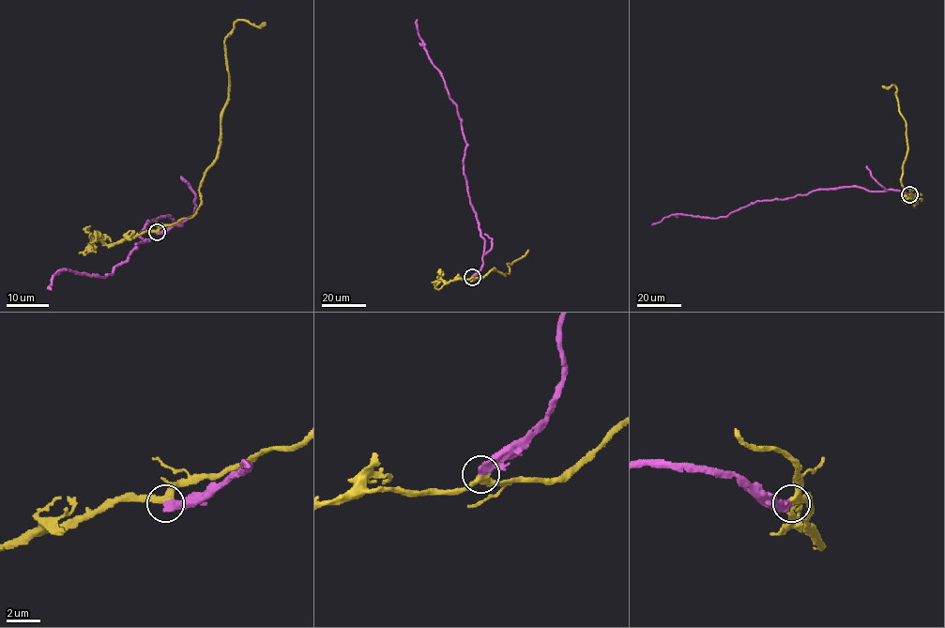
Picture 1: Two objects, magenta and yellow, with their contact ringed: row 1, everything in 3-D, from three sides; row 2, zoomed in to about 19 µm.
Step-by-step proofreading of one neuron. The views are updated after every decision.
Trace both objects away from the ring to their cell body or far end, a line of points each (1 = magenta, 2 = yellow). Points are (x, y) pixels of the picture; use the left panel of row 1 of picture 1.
1: (157, 232), (181, 225), (168, 216), (148, 221), (140, 236), (145, 240), (111, 274), (60, 269), (51, 290)
2: (157, 232), (192, 215), (201, 203), (200, 182), (216, 158), (227, 99), (224, 38), (238, 20), (265, 22)

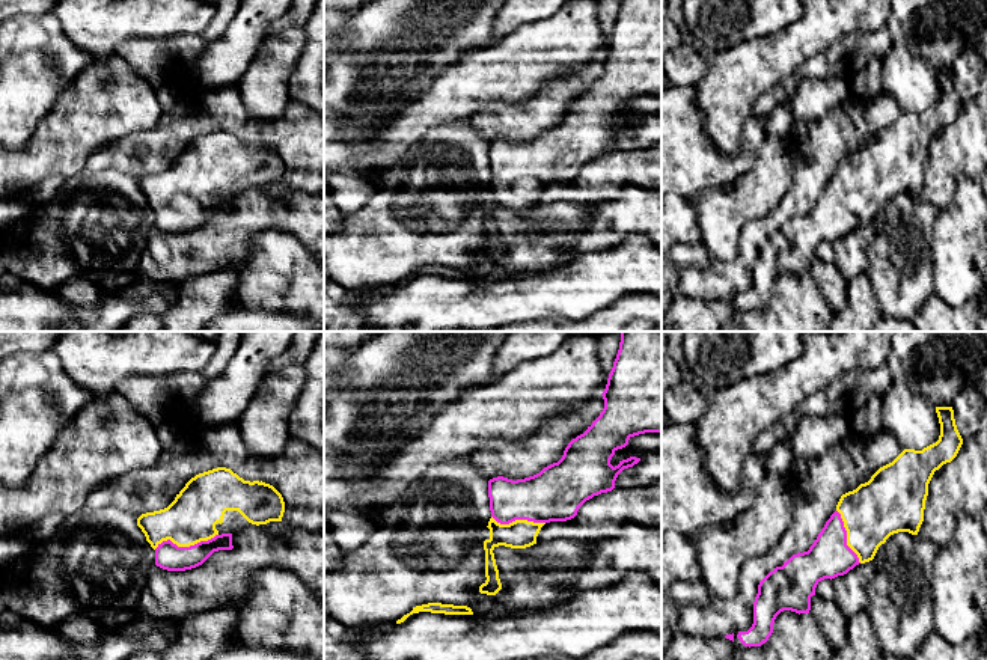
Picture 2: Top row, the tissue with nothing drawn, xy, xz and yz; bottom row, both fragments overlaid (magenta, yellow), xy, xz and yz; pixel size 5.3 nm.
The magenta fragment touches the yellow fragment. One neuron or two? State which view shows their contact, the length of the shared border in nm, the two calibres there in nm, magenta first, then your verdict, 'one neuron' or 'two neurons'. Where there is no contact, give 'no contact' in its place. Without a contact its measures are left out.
meets magenta in xy; contact 360 nm long; 150 nm thick on the magenta side, 260 nm on the other; one neuron

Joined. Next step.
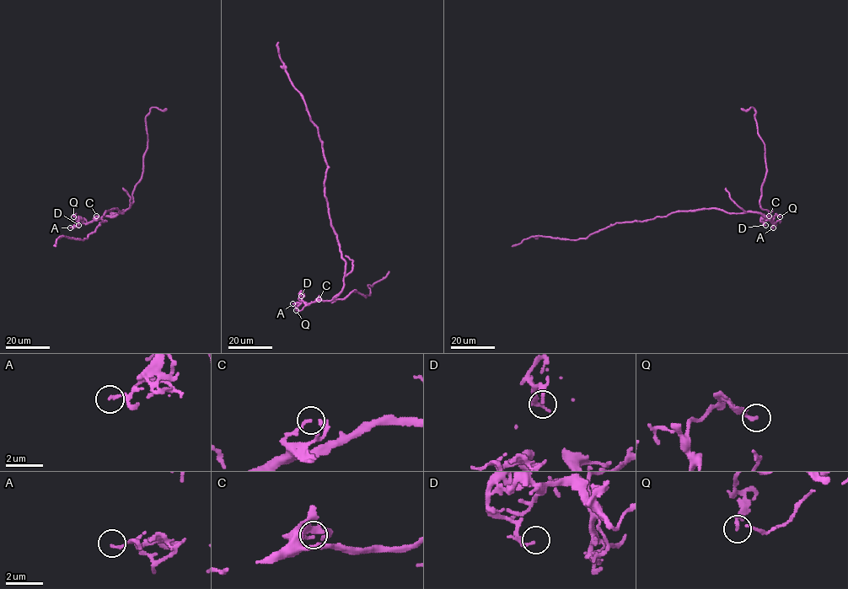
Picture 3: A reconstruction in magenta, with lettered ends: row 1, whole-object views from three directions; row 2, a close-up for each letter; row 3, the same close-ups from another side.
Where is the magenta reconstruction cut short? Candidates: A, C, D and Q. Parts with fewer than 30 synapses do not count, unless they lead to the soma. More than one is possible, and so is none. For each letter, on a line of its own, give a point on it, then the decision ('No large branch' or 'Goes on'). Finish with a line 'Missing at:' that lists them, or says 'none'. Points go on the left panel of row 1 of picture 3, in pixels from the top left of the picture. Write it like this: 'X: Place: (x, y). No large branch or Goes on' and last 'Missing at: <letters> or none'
A: Place: (70, 227). No large branch
C: Place: (96, 216). No large branch
D: Place: (78, 225). No large branch
Q: Place: (73, 216). No large branch
Missing at: none

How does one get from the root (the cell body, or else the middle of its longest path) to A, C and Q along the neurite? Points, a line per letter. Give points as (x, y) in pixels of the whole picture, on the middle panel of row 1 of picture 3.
A: (337, 238), (346, 263), (342, 290), (331, 300), (316, 301), (308, 304), (302, 302), (292, 303)
C: (337, 238), (346, 263), (343, 288), (331, 300), (319, 299)
Q: (337, 238), (346, 263), (342, 290), (331, 300), (316, 301), (308, 304), (298, 302), (296, 310)

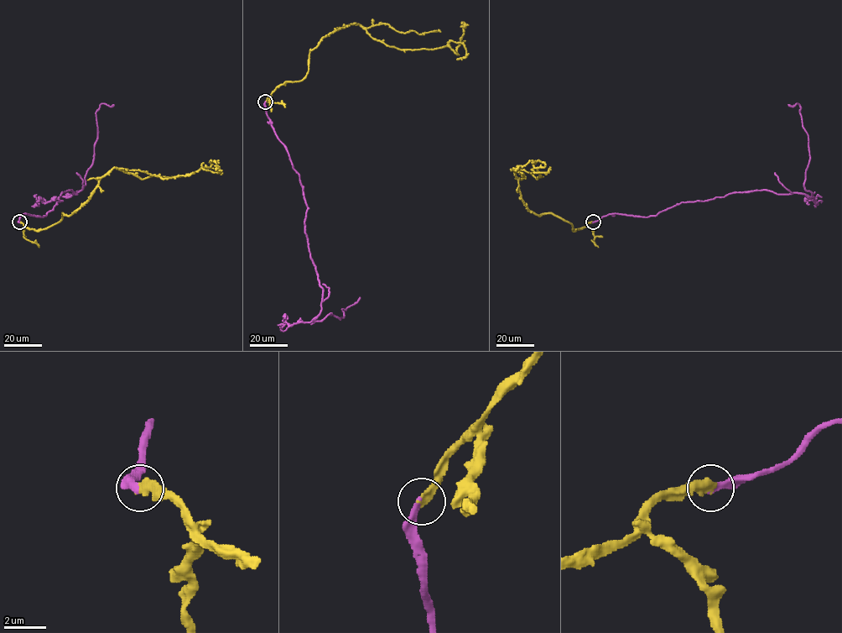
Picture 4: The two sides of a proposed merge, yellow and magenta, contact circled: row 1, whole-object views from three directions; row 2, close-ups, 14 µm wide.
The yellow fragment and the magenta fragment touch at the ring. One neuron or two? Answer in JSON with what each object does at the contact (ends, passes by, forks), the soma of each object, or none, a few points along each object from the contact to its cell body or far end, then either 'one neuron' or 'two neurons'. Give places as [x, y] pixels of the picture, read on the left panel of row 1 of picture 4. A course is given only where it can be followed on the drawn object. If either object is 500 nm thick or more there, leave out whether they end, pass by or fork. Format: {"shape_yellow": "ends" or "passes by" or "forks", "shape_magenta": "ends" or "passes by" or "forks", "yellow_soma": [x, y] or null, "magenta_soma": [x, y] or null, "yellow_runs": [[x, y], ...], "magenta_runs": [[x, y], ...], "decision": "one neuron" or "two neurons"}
{"shape_yellow": "ends", "shape_magenta": "ends", "yellow_soma": null, "magenta_soma": null, "yellow_runs": [[19, 222], [35, 230], [54, 224], [115, 167], [143, 179], [183, 176], [213, 161], [215, 170]], "magenta_runs": [[19, 222], [23, 213], [45, 216], [62, 192], [81, 189], [97, 138], [96, 112], [113, 105]], "decision": "one neuron"}

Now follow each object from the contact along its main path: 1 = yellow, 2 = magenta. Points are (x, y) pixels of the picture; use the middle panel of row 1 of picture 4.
1: (265, 102), (304, 77), (309, 52), (337, 29), (359, 24), (390, 46), (449, 46), (457, 54), (461, 23)
2: (265, 102), (307, 207), (304, 232), (323, 290), (313, 321), (343, 317), (342, 309), (360, 297)

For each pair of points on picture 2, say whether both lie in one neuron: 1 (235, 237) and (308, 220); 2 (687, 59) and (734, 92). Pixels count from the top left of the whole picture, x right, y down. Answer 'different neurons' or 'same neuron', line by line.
1: same neuron
2: different neurons

